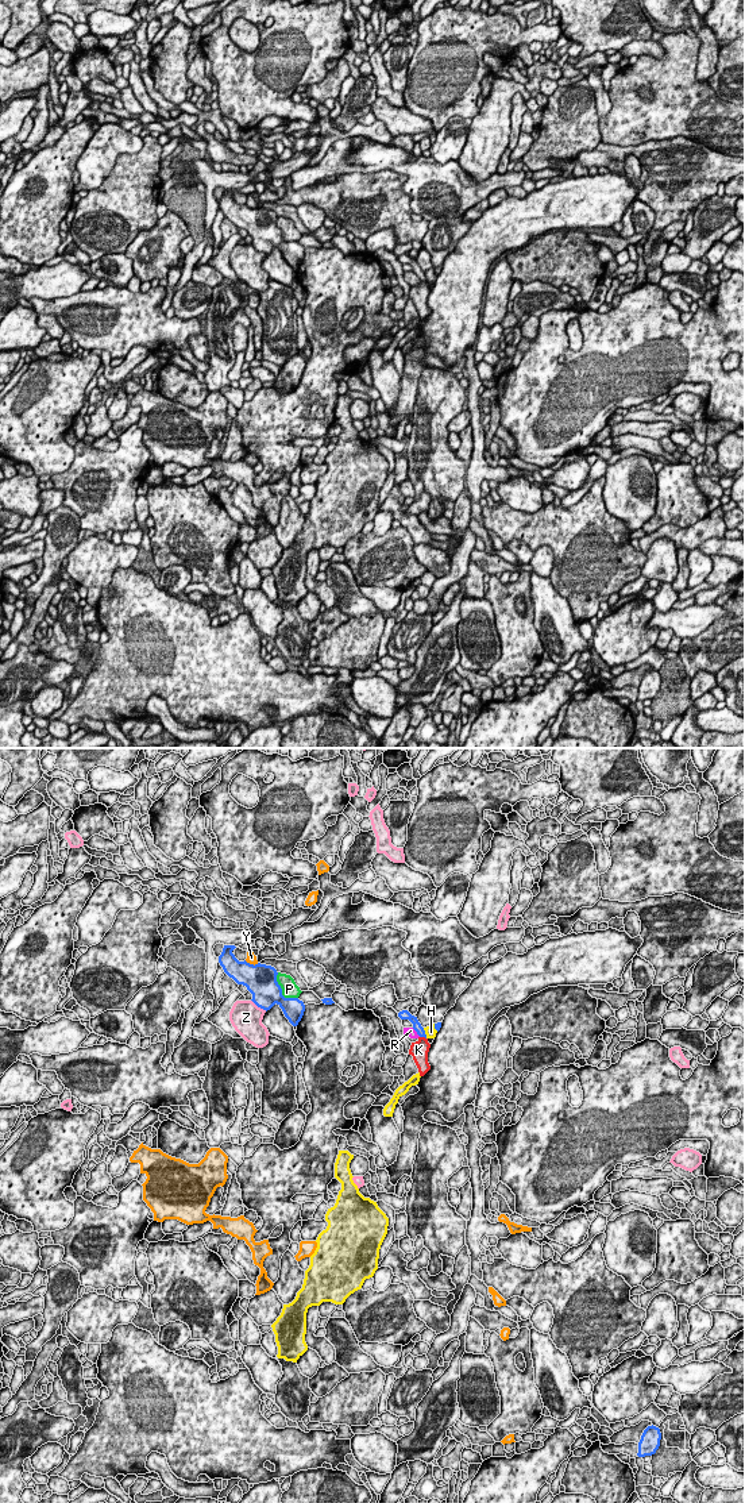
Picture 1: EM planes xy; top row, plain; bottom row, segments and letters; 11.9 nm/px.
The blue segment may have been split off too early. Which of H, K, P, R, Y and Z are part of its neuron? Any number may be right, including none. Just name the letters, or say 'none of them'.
none of them

